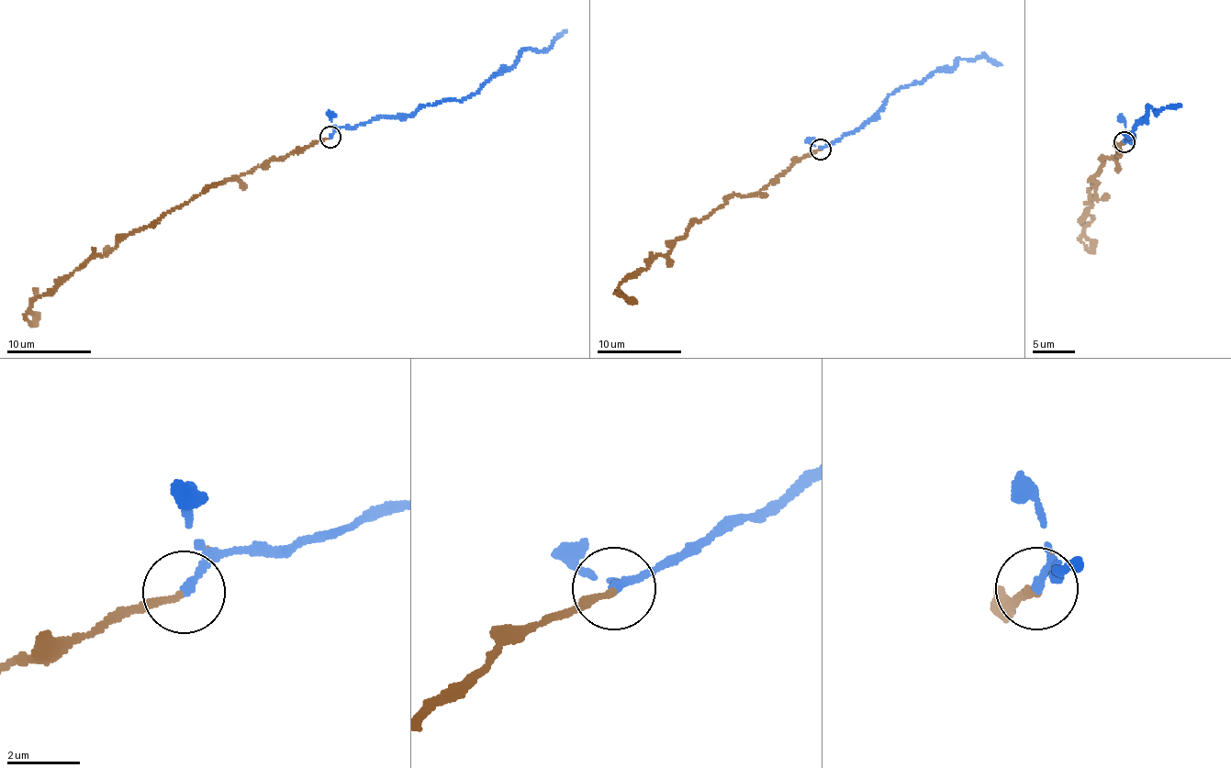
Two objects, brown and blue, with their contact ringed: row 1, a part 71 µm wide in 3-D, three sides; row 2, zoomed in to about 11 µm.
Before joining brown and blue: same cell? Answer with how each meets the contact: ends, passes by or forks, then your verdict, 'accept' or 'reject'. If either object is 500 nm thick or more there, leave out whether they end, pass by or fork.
brown ends; blue ends; accept

